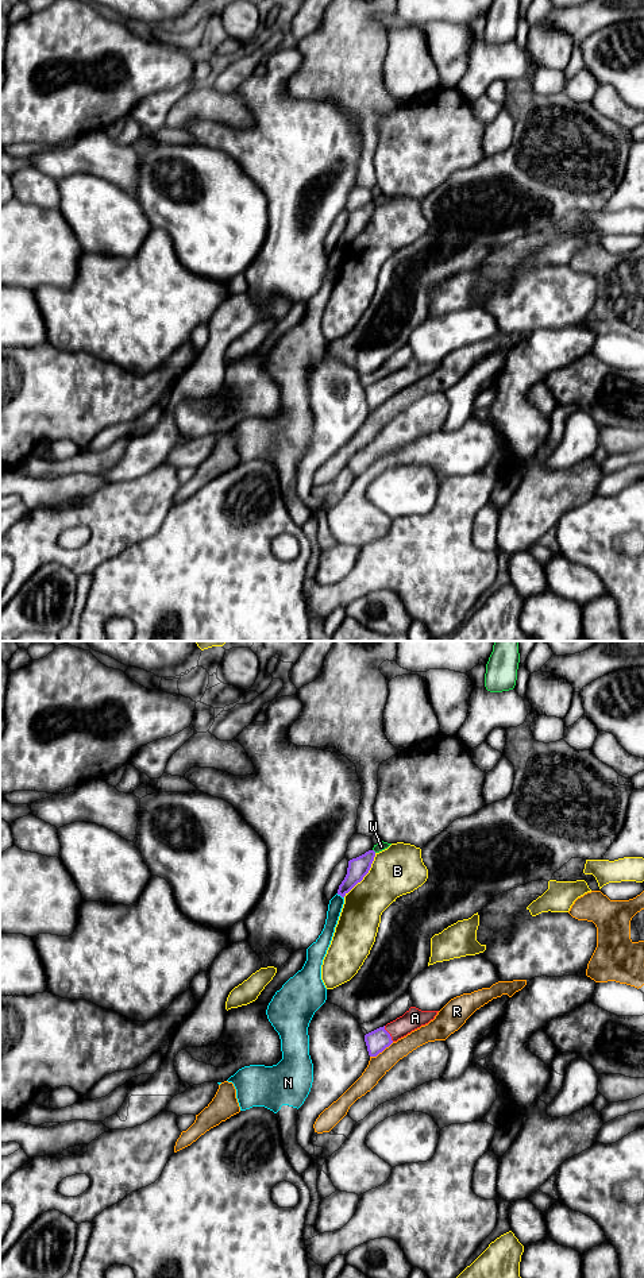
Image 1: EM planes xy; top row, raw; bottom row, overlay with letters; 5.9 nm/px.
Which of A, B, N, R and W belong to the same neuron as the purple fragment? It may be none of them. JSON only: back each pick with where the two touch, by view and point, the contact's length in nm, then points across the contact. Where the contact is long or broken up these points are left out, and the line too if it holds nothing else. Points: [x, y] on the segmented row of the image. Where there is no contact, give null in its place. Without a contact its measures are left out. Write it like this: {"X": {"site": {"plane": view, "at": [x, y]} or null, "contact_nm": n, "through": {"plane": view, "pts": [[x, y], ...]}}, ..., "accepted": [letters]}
{"A": {"site": {"plane": "xy", "at": [389, 1034]}, "contact_nm": 110, "through": {"plane": "xy", "pts": [[377, 1041], [389, 1034], [415, 1018]]}}, "accepted": ["A"]}

